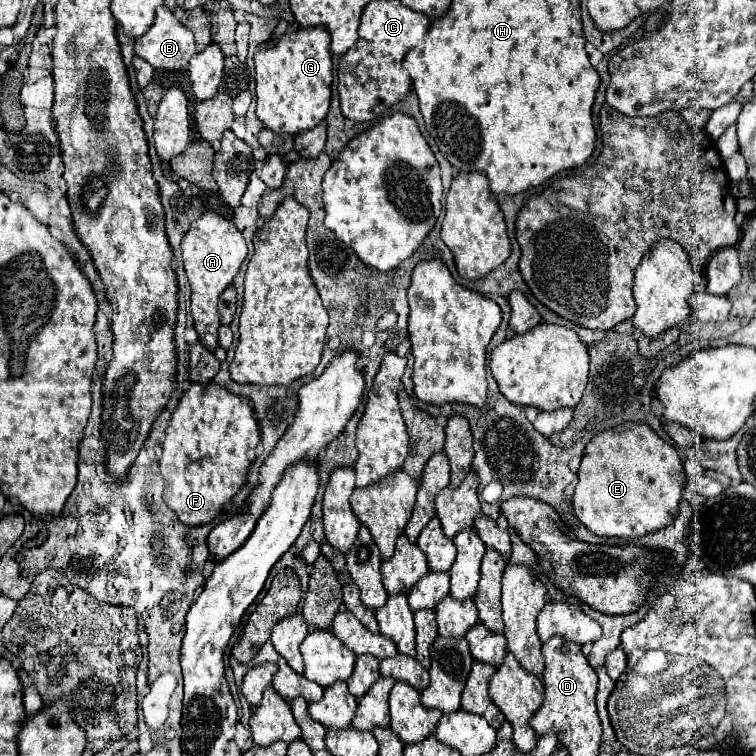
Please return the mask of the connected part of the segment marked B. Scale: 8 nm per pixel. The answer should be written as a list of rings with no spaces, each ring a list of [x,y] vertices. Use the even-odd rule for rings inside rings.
[[[161,5],[151,29],[135,41],[135,55],[143,57],[155,69],[185,69],[195,55],[193,33],[191,29],[185,29],[165,5]]]

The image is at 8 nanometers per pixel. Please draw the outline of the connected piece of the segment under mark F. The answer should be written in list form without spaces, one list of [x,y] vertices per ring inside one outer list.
[[[193,383],[181,397],[175,413],[171,415],[161,455],[161,475],[165,479],[163,499],[171,511],[179,517],[187,527],[199,527],[217,517],[217,513],[231,501],[231,497],[247,483],[247,473],[251,463],[255,461],[255,451],[261,441],[261,433],[257,421],[253,419],[253,411],[249,403],[217,383],[201,385]]]

